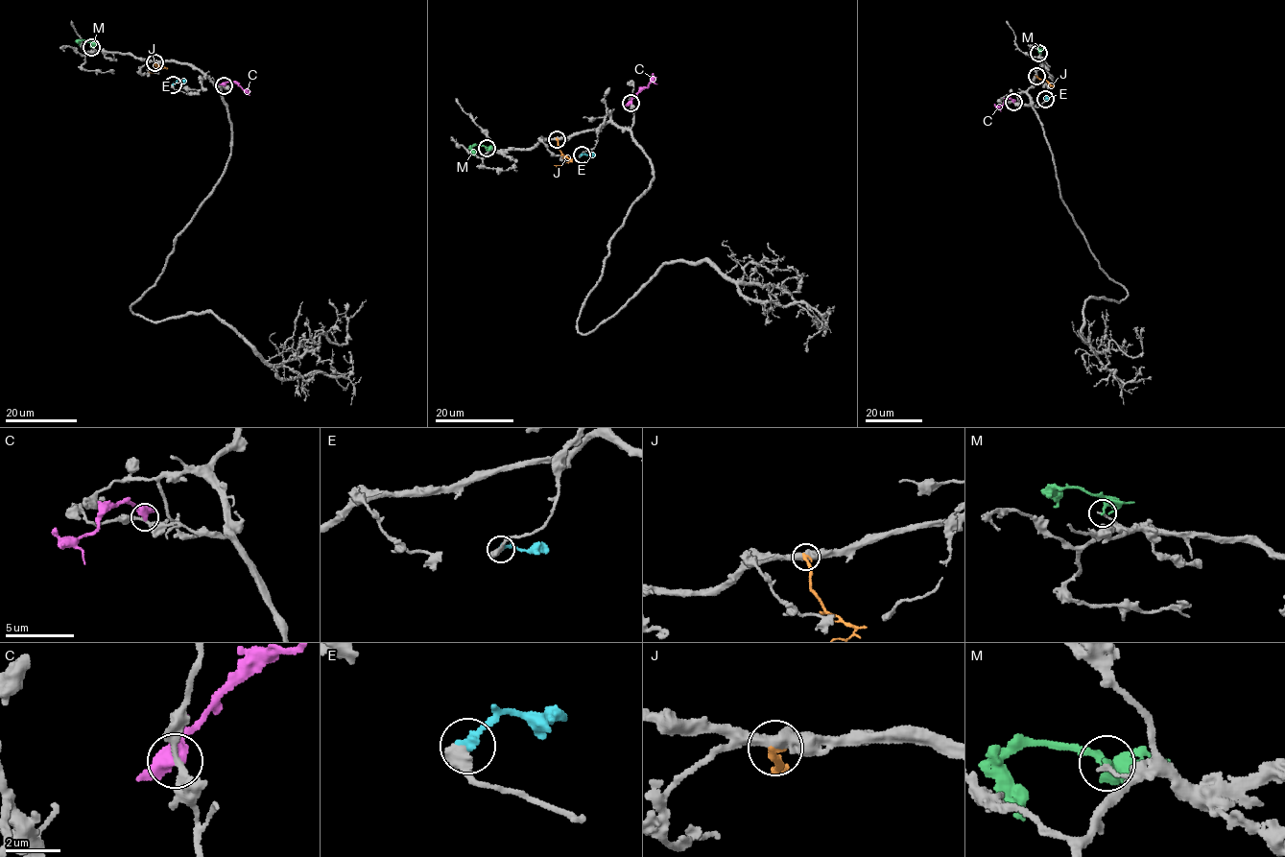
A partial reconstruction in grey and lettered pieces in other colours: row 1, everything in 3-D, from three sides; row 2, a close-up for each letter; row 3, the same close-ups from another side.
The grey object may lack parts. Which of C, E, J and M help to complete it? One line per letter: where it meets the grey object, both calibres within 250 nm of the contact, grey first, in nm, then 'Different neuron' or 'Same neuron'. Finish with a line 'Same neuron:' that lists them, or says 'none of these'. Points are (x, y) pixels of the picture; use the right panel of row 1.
C: Touches grey at (1013, 102). Thickness 240 nm (grey) against 500 nm. Different neuron
E: Touches grey at (1045, 99). Thickness 420 nm (grey) against 320 nm. Same neuron
J: Touches grey at (1036, 76). Thickness 500 nm (grey) against 280 nm. Different neuron
M: Touches grey at (1038, 53). Thickness 150 nm (grey) against 240 nm. Different neuron
Same neuron: E

